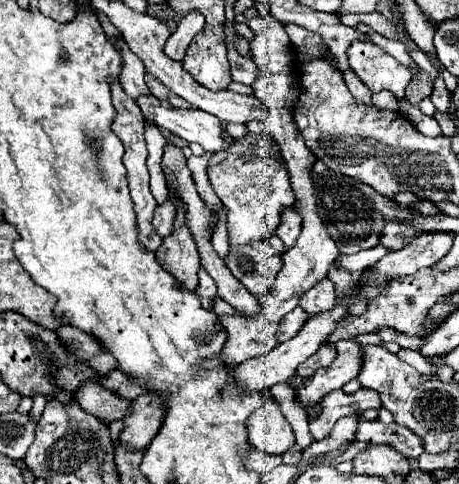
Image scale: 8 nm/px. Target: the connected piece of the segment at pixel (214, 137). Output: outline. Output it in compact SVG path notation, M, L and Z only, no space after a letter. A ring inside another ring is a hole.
M141 97L137 101L147 121L153 121L157 127L163 127L175 135L179 135L185 141L193 141L203 145L205 151L219 153L229 151L237 139L229 137L225 139L223 123L201 109L175 109L167 101L159 101L157 97Z

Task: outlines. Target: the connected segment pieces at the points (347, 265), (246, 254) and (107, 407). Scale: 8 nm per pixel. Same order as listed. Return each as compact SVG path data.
M377 245L373 249L365 249L365 251L353 253L353 255L339 255L335 259L335 263L341 269L349 271L351 275L361 275L367 267L371 267L373 263L377 263L377 259L381 259L385 253L387 253L387 249L383 245Z
M257 241L247 247L233 247L225 263L253 295L265 295L273 289L283 259L267 241Z
M85 383L85 387L81 387L81 391L75 395L75 399L83 411L101 419L105 425L109 425L115 419L123 419L123 415L129 409L127 399L113 395L99 383Z

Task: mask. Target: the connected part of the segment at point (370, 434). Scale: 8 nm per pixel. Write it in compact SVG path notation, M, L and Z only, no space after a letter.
M359 419L355 441L363 443L375 443L375 445L389 445L403 453L409 459L417 459L423 453L421 439L409 431L407 427L401 427L397 423L383 425L381 421L367 421Z

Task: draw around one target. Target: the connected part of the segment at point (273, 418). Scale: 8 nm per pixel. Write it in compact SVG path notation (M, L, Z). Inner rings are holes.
M269 392L265 394L265 405L249 417L247 429L249 443L269 455L283 455L295 445L291 425L285 421L277 401Z

